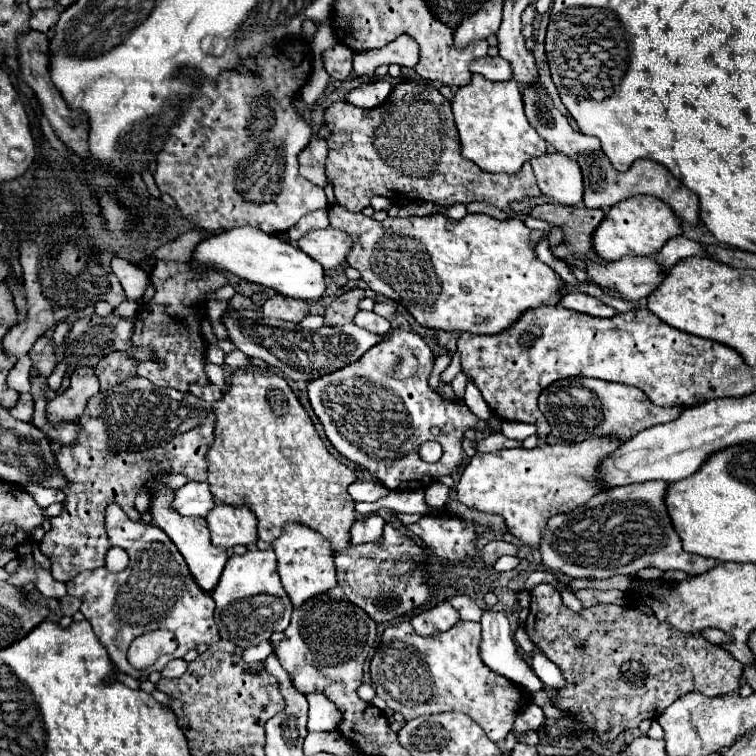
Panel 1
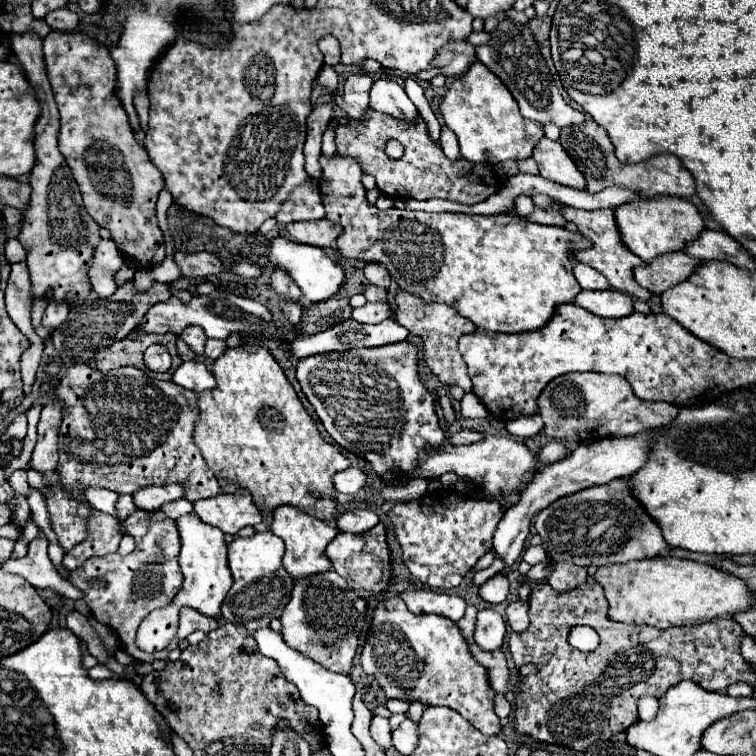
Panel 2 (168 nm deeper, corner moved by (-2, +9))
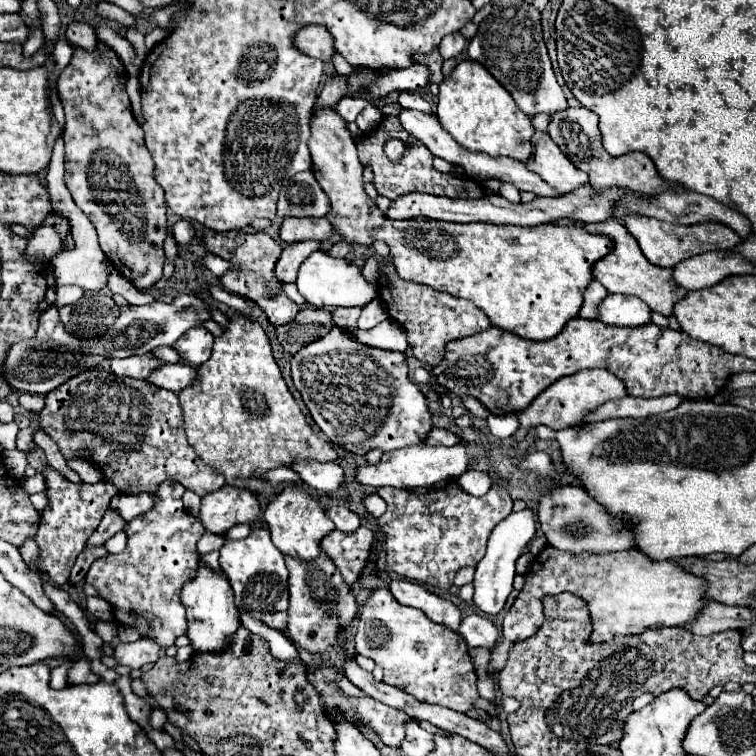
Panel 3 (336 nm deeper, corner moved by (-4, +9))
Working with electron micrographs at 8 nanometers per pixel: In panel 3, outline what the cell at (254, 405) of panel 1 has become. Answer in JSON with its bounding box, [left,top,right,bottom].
[177,313,337,495]

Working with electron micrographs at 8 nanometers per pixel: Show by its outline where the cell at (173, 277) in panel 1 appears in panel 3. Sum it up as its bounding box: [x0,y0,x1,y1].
[111,353,163,379]

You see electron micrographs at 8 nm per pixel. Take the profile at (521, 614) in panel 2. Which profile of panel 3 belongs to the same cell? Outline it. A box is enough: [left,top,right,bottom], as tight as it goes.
[487,547,707,673]

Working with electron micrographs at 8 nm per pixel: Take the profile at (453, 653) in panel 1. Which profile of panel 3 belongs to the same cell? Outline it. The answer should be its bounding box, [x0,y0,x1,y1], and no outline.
[355,587,477,713]

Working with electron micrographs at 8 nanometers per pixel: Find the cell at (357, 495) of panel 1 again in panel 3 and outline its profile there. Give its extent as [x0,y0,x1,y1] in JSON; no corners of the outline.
[289,461,345,491]

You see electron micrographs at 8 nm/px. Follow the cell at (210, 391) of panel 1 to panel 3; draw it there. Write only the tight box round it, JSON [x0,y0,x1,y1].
[145,363,195,393]

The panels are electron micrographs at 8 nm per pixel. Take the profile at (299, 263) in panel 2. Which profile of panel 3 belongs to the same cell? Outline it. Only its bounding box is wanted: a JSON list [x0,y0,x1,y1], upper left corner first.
[297,251,377,307]

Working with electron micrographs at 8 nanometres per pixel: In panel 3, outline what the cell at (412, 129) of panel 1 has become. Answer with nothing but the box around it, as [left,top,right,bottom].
[357,117,483,201]

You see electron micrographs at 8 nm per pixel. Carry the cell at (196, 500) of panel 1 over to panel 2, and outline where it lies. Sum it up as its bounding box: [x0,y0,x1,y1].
[133,483,185,511]

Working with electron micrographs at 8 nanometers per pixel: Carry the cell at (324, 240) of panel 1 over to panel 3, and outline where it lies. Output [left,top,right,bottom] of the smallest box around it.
[279,217,331,243]

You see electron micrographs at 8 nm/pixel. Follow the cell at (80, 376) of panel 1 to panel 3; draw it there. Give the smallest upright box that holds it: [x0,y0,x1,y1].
[35,467,119,587]

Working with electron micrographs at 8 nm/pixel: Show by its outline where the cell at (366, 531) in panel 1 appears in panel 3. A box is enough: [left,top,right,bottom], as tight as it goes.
[327,505,361,533]

